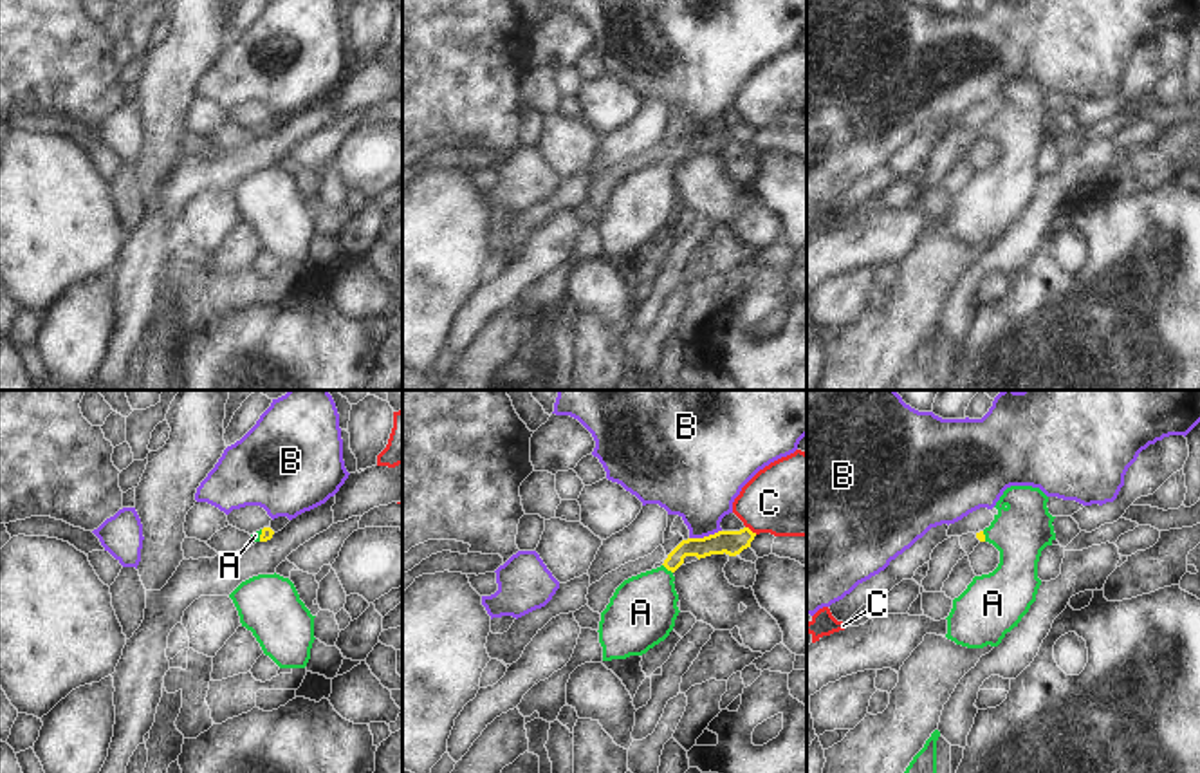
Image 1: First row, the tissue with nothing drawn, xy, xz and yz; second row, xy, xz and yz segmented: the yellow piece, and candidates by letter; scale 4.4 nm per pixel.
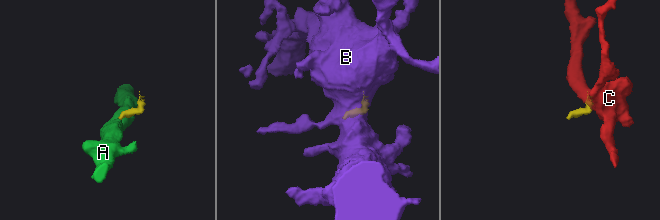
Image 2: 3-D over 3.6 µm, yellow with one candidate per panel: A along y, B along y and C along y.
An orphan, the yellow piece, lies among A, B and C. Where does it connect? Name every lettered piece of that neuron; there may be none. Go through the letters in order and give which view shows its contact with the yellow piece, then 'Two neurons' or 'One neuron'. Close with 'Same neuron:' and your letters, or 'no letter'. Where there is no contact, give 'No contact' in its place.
A: Touches yellow in xz. One neuron
B: Touches yellow in xz. Two neurons
C: Touches yellow in xz. Two neurons
Same neuron: A

